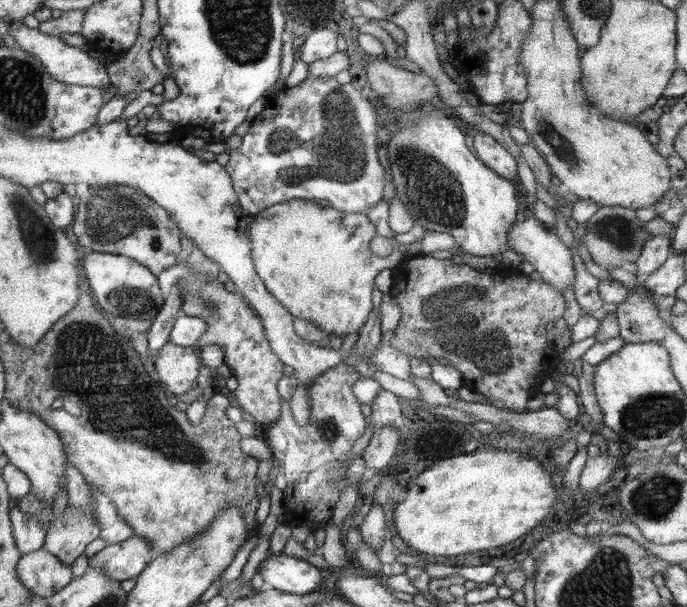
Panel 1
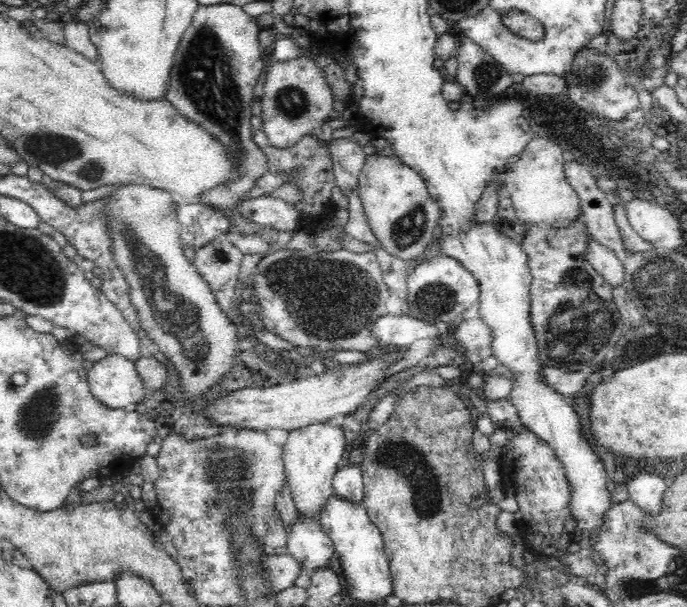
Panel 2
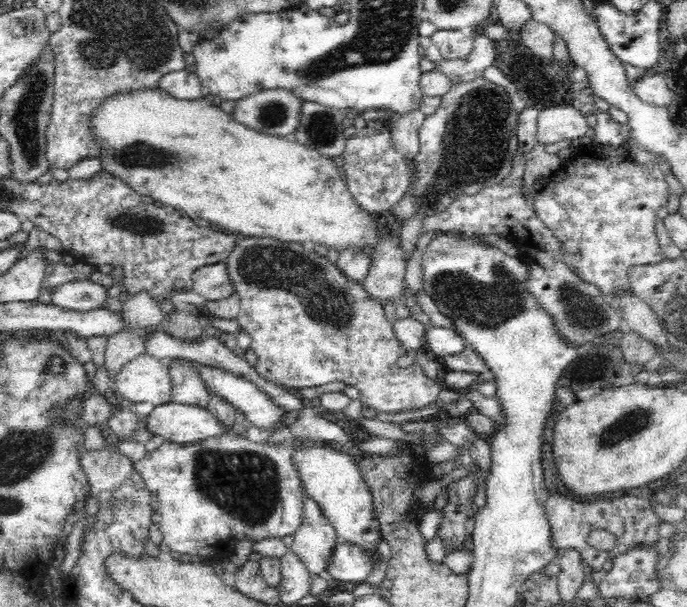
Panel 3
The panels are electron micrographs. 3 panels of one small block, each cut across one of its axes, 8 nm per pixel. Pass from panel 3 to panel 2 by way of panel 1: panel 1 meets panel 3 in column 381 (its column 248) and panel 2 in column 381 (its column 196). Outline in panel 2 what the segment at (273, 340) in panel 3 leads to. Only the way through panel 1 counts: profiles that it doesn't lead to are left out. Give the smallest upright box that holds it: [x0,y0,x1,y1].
[251,250,390,353]

